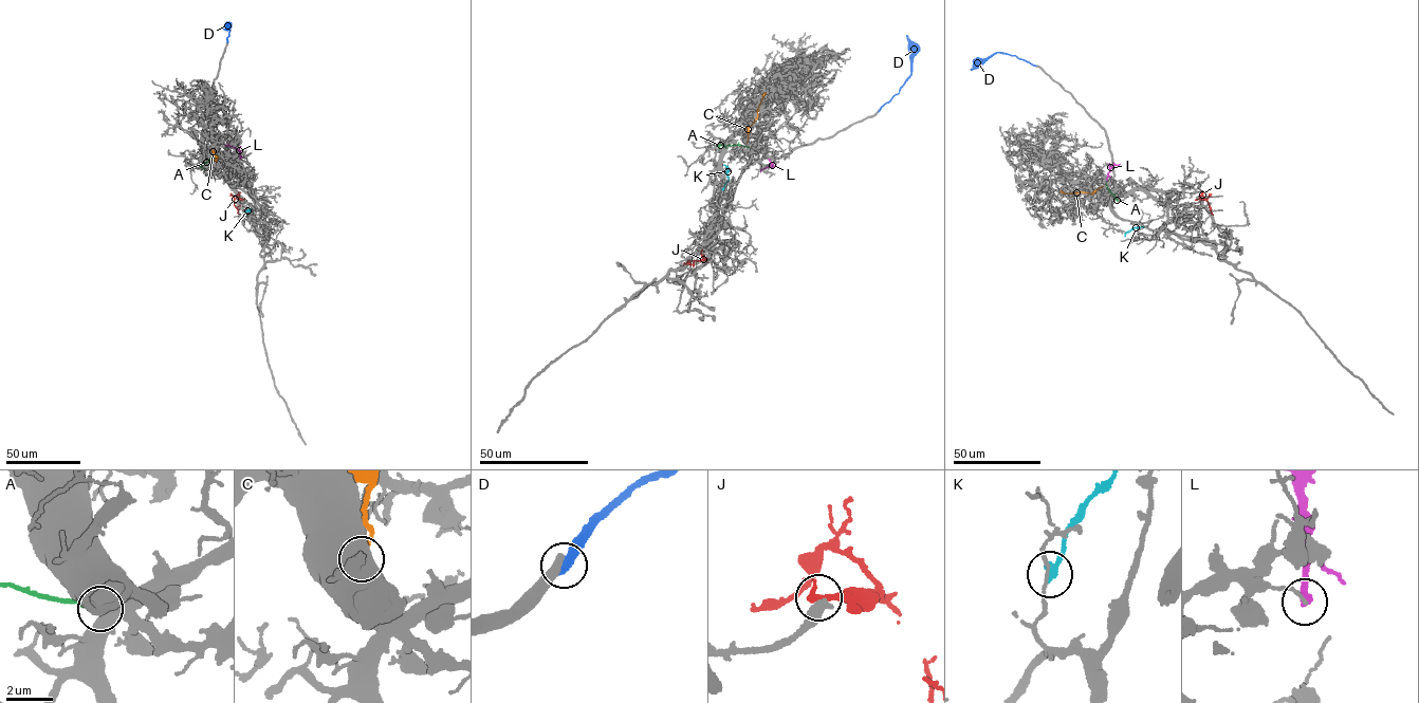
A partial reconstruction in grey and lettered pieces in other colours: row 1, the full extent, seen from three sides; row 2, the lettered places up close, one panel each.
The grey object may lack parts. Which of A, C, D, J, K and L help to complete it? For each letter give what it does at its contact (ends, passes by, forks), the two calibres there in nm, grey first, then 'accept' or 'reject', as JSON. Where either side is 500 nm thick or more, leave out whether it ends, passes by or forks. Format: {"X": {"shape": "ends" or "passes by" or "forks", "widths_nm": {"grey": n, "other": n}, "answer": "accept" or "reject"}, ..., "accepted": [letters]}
{"A": {"shape": "ends", "widths_nm": {"grey": 480, "other": 200}, "answer": "reject"}, "C": {"widths_nm": {"grey": 800, "other": 280}, "answer": "reject"}, "D": {"widths_nm": {"grey": 650, "other": 460}, "answer": "reject"}, "J": {"widths_nm": {"grey": 500, "other": 360}, "answer": "reject"}, "K": {"shape": "ends", "widths_nm": {"grey": 130, "other": 400}, "answer": "reject"}, "L": {"shape": "ends", "widths_nm": {"grey": 140, "other": 320}, "answer": "reject"}, "accepted": []}

